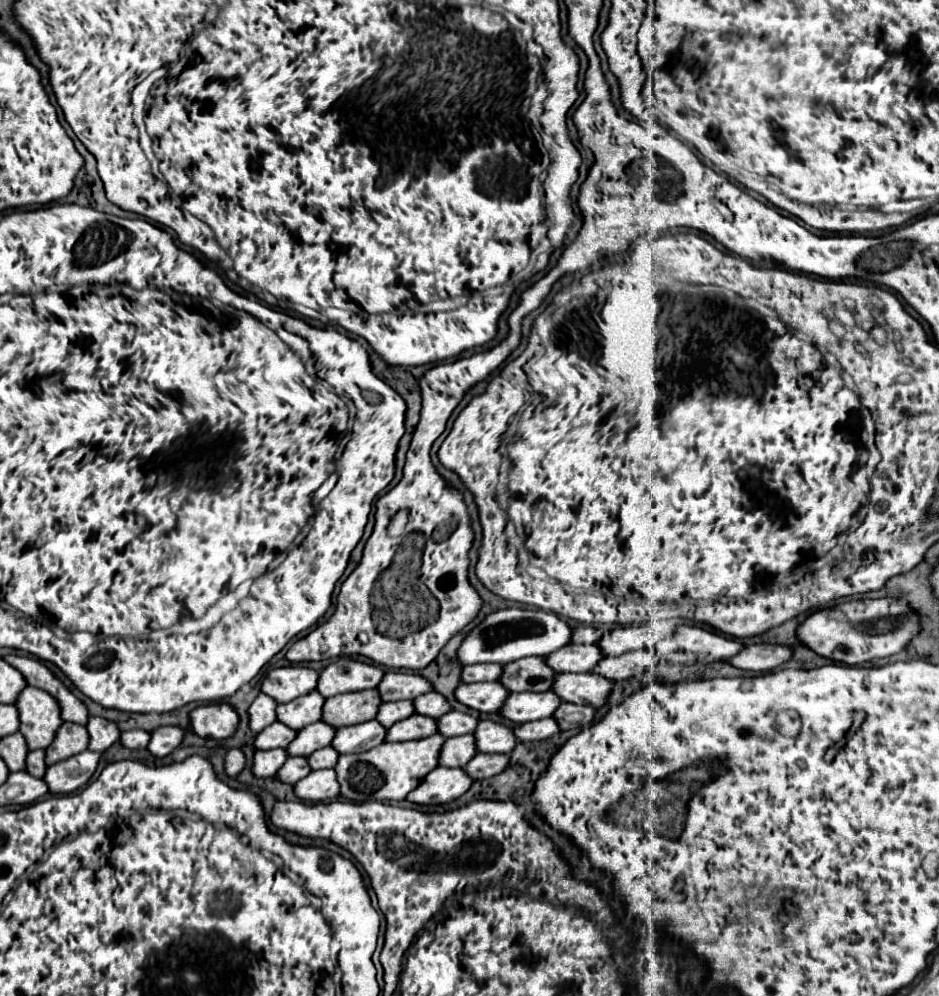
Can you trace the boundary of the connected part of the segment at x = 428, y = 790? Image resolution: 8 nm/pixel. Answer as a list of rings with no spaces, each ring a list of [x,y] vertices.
[[[434,769],[422,783],[406,795],[406,801],[418,805],[444,805],[462,797],[472,785],[472,779],[462,769]]]

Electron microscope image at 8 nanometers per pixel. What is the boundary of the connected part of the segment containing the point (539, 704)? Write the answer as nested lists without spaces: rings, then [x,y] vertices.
[[[552,691],[546,693],[510,693],[498,715],[512,723],[528,723],[544,717],[552,717],[562,701]]]

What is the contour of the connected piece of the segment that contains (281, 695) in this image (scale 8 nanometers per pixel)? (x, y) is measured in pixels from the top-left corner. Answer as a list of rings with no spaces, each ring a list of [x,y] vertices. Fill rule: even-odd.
[[[280,667],[272,669],[264,683],[262,693],[270,695],[278,703],[290,703],[296,697],[302,697],[316,689],[318,673],[308,667]]]

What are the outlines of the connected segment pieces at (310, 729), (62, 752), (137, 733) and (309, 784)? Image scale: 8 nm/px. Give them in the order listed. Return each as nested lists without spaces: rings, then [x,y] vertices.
[[[318,721],[314,725],[308,725],[306,729],[298,731],[298,735],[294,737],[294,741],[286,747],[288,757],[308,757],[310,753],[330,745],[330,741],[334,739],[334,727]]]
[[[62,723],[56,731],[54,741],[46,747],[46,765],[54,765],[56,761],[64,761],[76,753],[88,749],[88,733],[86,727],[74,723]]]
[[[132,729],[132,731],[126,731],[120,735],[120,743],[126,749],[144,749],[148,745],[148,739],[150,739],[150,733],[146,733],[142,729]]]
[[[324,769],[324,771],[312,771],[310,775],[306,775],[302,781],[298,781],[294,785],[294,795],[300,797],[302,801],[326,801],[326,799],[334,799],[340,793],[340,785],[334,777],[332,769]]]

